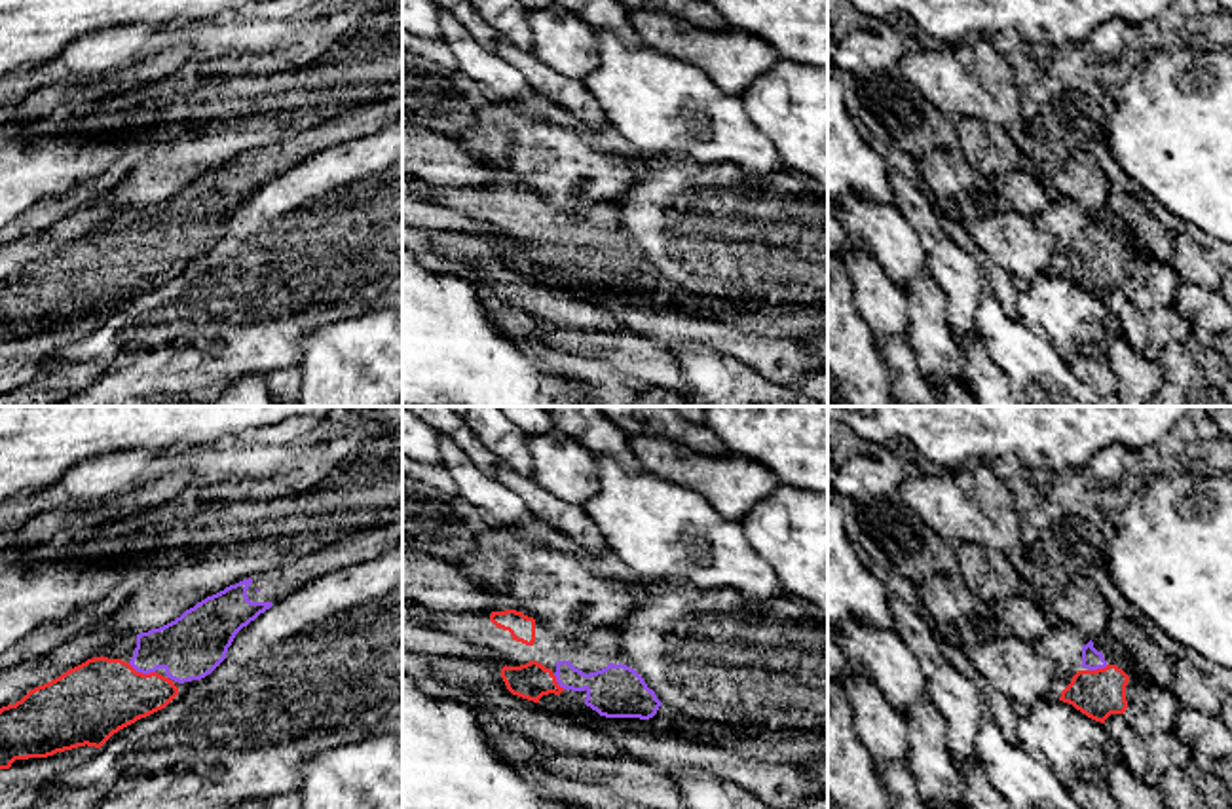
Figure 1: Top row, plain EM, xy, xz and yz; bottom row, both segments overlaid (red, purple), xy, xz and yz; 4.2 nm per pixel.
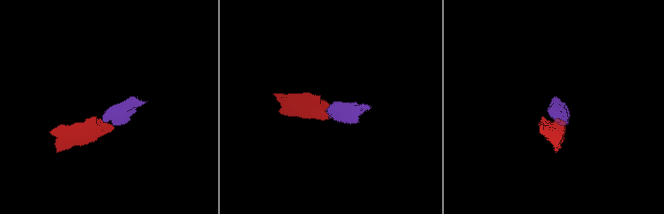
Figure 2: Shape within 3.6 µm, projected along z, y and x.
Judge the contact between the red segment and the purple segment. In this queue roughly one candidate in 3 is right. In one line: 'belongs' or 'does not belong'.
belongs

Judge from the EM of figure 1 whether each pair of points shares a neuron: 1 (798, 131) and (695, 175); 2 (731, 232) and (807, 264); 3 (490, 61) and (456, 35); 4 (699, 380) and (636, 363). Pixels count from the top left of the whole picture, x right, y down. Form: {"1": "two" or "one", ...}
{"1": "two", "2": "one", "3": "one", "4": "two"}

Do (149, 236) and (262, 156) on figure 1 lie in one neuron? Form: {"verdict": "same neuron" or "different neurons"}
{"verdict": "same neuron"}

